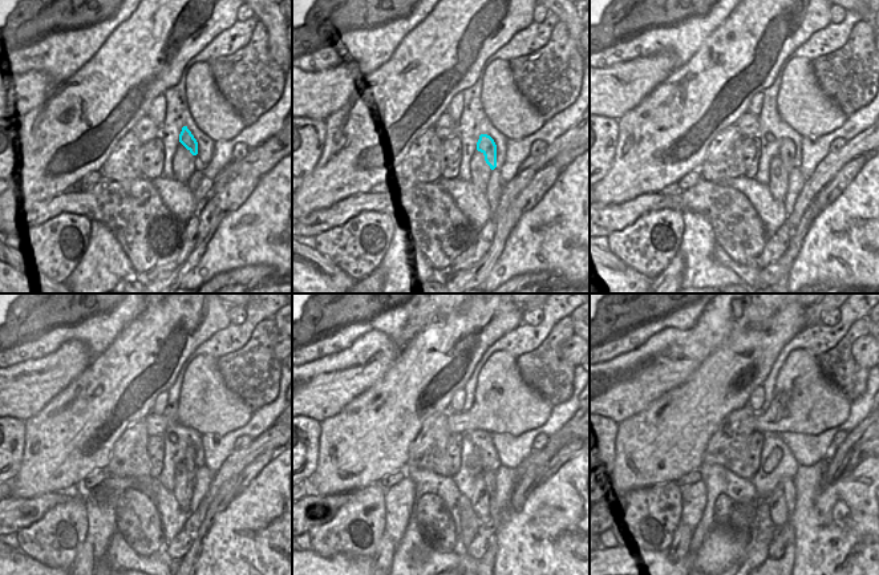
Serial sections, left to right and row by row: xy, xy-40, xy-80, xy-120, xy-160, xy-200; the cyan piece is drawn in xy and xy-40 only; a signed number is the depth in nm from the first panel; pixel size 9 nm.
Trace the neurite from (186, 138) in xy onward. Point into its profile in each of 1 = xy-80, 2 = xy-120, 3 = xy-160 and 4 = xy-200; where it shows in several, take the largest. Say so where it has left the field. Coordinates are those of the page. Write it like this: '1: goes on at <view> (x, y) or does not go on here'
1: goes on at xy-80 (786, 148)
2: goes on at xy-120 (190, 453)
3: goes on at xy-160 (490, 484)
4: goes on at xy-200 (788, 486)

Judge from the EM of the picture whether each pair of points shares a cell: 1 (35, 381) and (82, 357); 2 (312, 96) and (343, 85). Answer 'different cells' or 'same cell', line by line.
1: same cell
2: same cell

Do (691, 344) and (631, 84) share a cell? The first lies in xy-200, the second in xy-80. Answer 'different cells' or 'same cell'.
same cell

